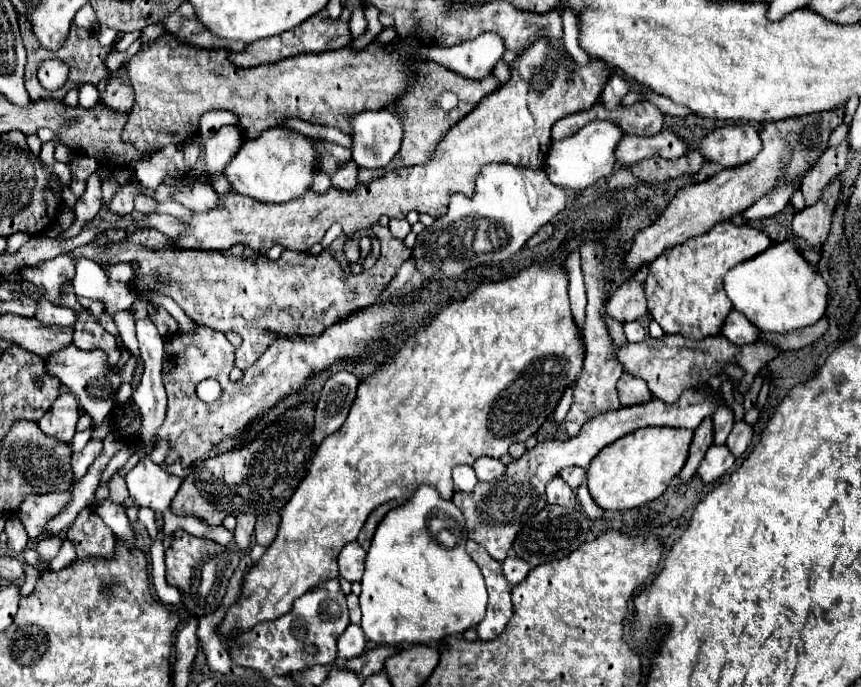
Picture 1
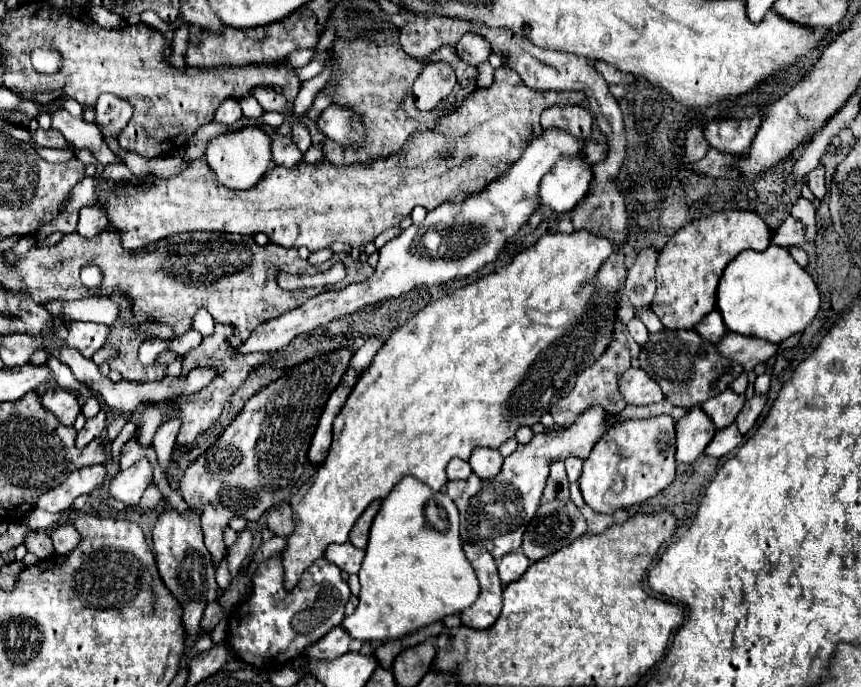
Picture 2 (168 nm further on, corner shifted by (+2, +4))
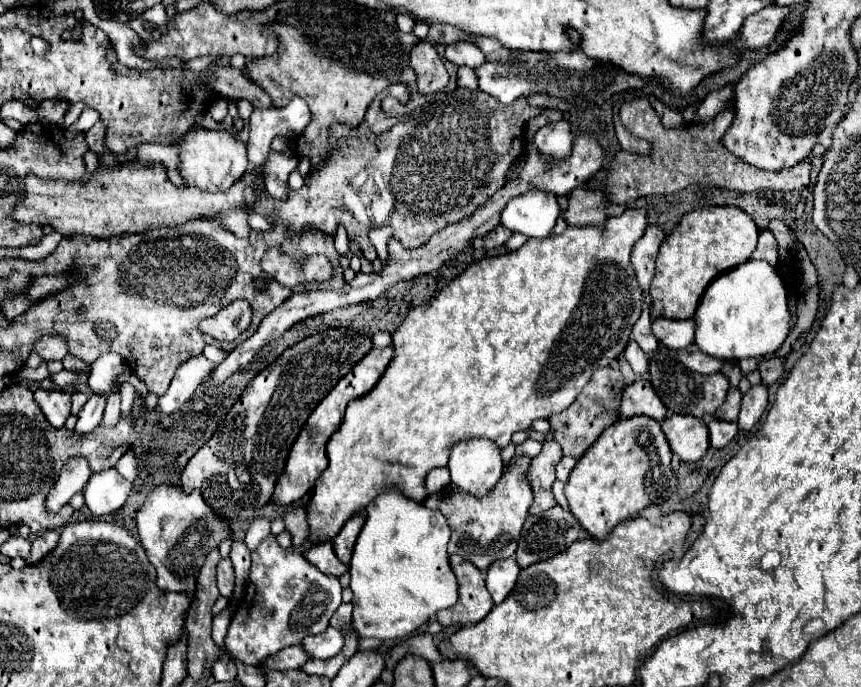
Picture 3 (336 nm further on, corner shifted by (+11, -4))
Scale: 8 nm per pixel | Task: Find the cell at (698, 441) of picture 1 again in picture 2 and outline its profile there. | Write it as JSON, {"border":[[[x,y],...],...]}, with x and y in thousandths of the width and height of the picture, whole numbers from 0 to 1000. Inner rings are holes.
{"border":[[[806,591],[794,608],[785,614],[785,670],[790,675],[804,675],[825,646],[829,632],[832,623],[827,611],[815,600],[815,594]]]}

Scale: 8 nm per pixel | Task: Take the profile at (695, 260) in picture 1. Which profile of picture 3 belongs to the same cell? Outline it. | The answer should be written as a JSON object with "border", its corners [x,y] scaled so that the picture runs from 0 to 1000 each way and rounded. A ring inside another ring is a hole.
{"border":[[[821,300],[796,311],[789,329],[770,349],[763,373],[763,390],[756,410],[756,460],[779,466],[805,463],[821,413],[830,402],[868,381],[879,358],[879,344],[882,335],[877,323],[856,300]]]}

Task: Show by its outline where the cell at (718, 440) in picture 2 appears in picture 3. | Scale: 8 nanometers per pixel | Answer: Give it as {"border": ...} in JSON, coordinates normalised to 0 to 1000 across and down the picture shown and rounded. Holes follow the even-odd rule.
{"border":[[[833,608],[823,611],[823,638],[826,638],[828,652],[844,649],[856,629],[858,629],[856,614],[844,614],[844,611],[833,611]]]}

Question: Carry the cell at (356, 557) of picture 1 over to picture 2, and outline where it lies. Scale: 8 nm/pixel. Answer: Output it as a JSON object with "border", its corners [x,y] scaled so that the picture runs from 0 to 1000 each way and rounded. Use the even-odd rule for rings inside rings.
{"border":[[[400,789],[400,792],[383,792],[379,798],[379,815],[390,821],[397,833],[402,836],[416,836],[418,821],[423,815],[423,801],[411,798],[411,792]]]}

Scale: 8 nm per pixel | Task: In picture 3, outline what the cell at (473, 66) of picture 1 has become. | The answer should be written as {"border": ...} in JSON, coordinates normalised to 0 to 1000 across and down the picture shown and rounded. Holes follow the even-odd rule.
{"border":[[[533,58],[519,67],[517,84],[531,96],[547,96],[554,99],[563,90],[563,79],[559,76],[559,70],[554,70],[554,64],[549,64],[547,58]]]}

